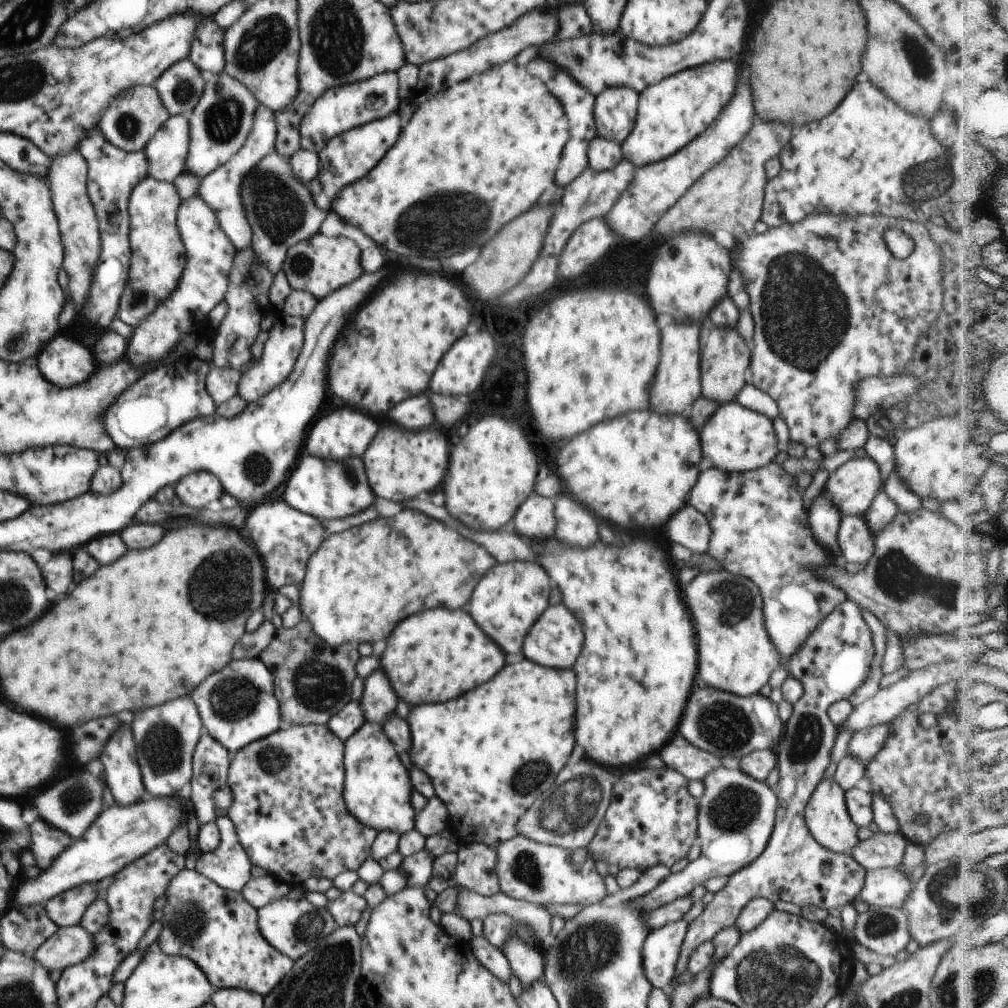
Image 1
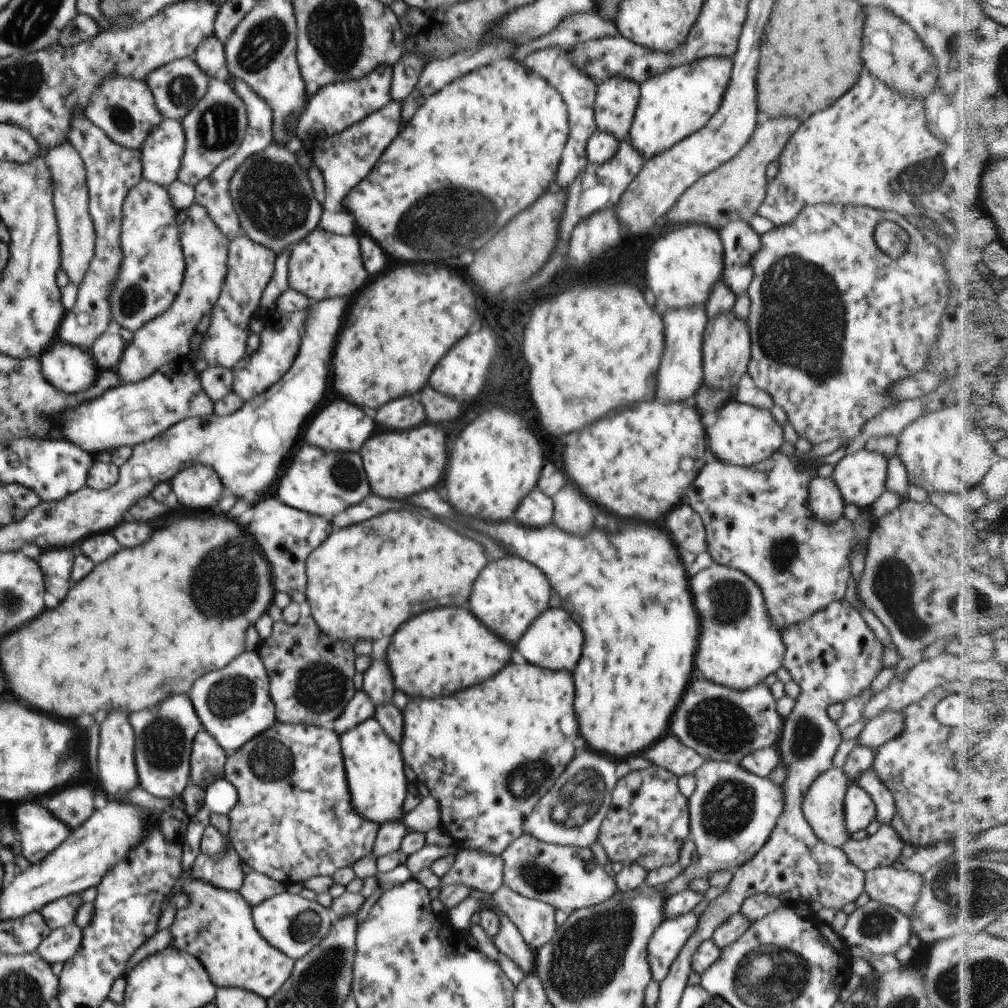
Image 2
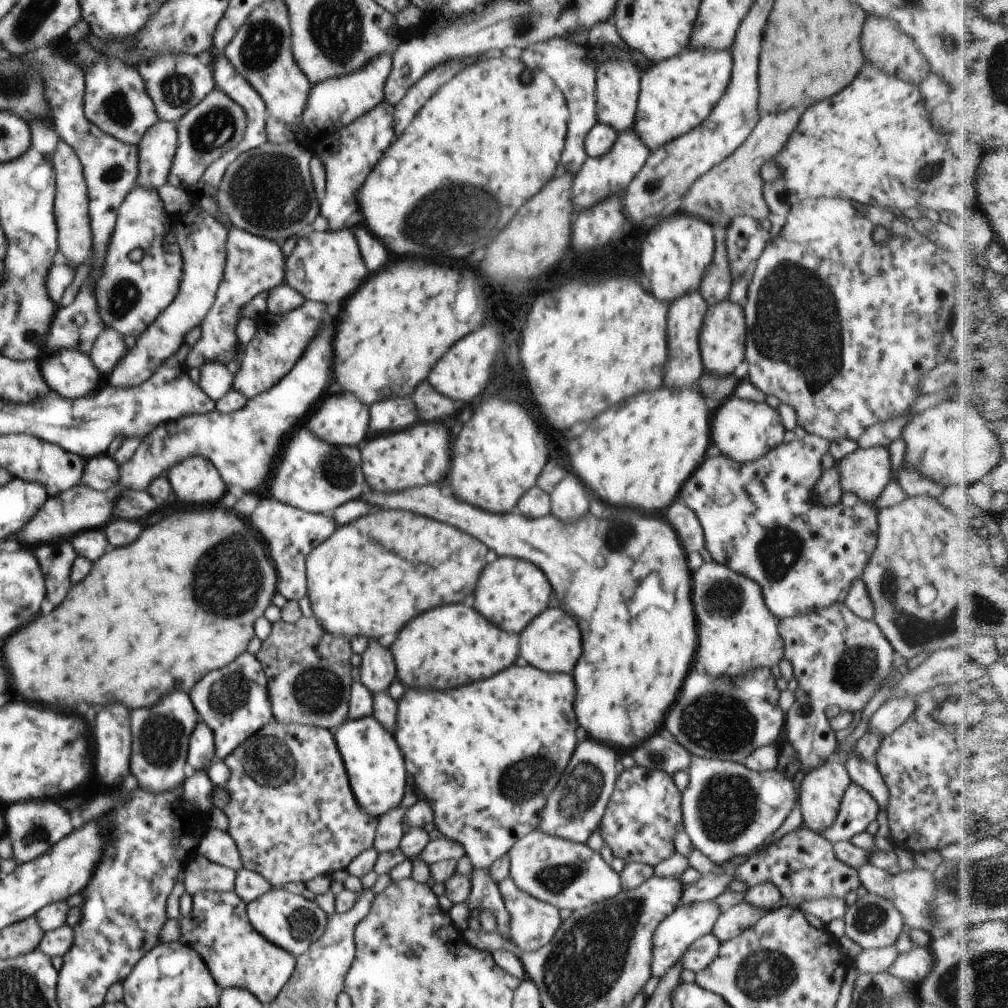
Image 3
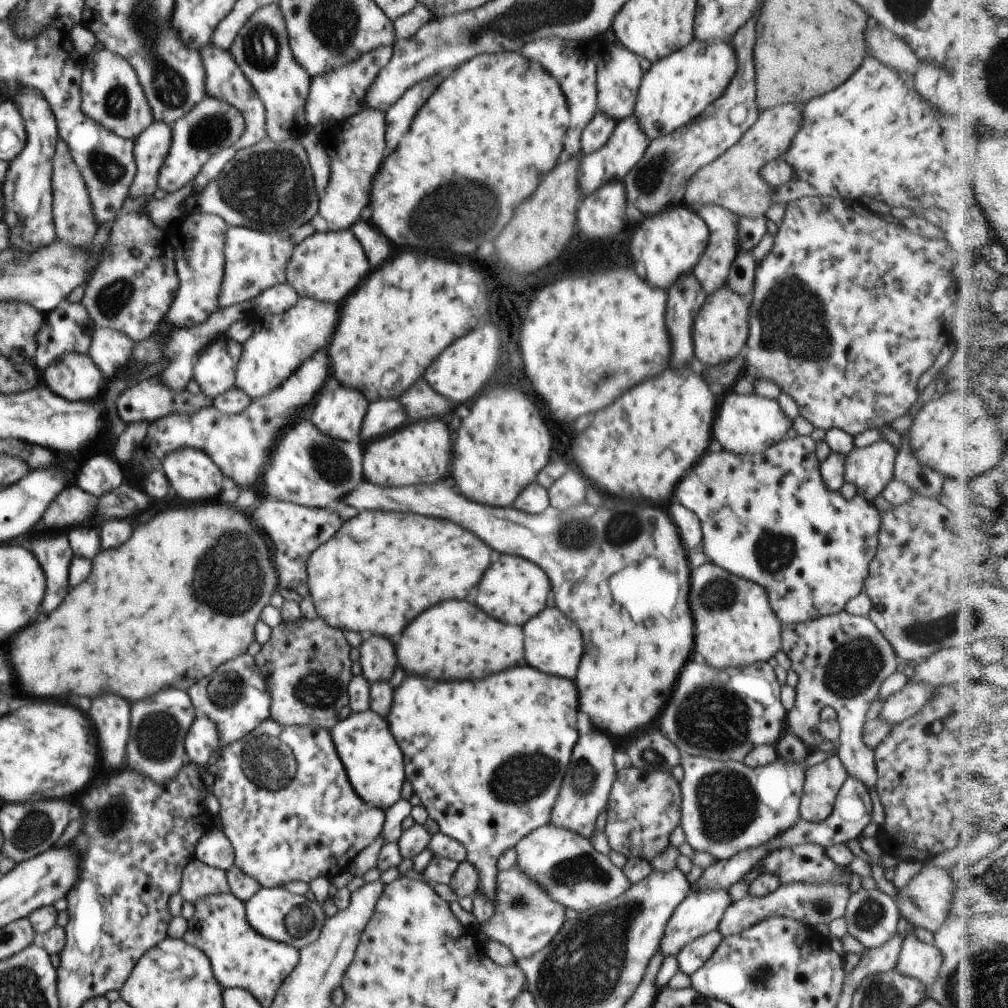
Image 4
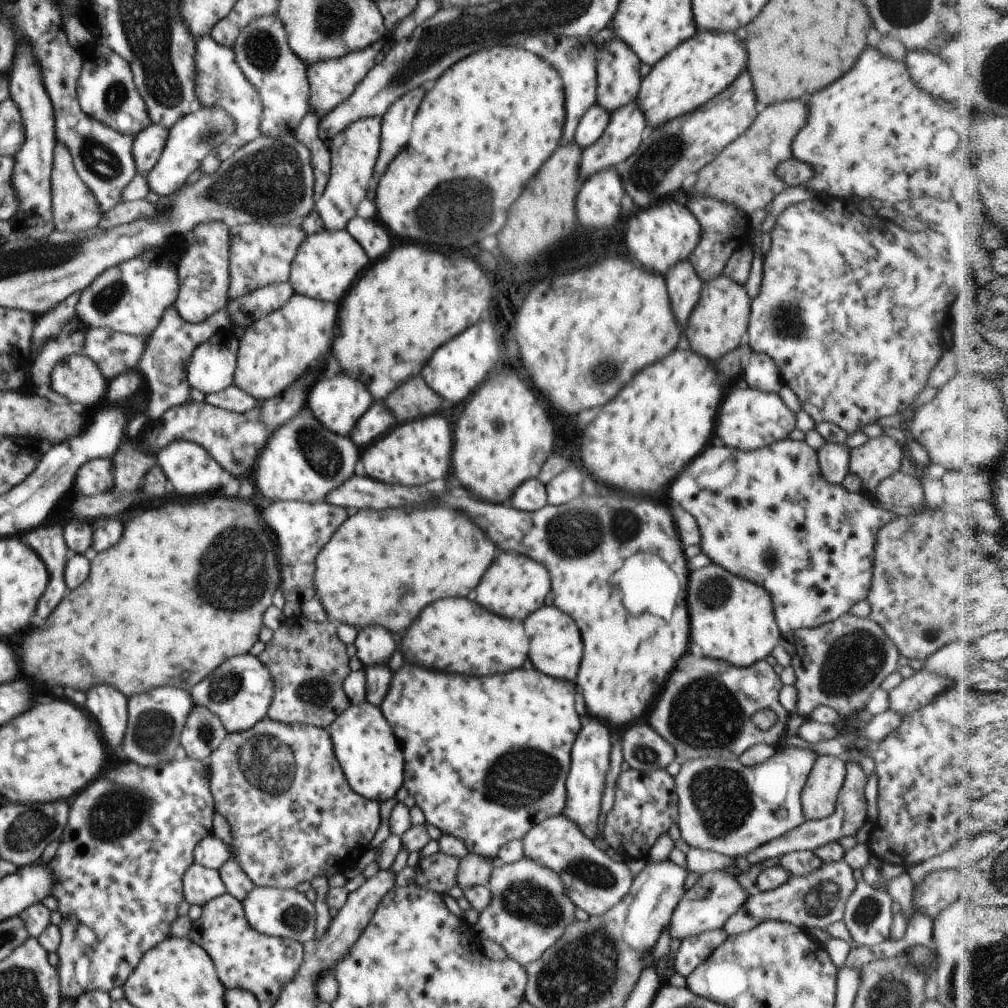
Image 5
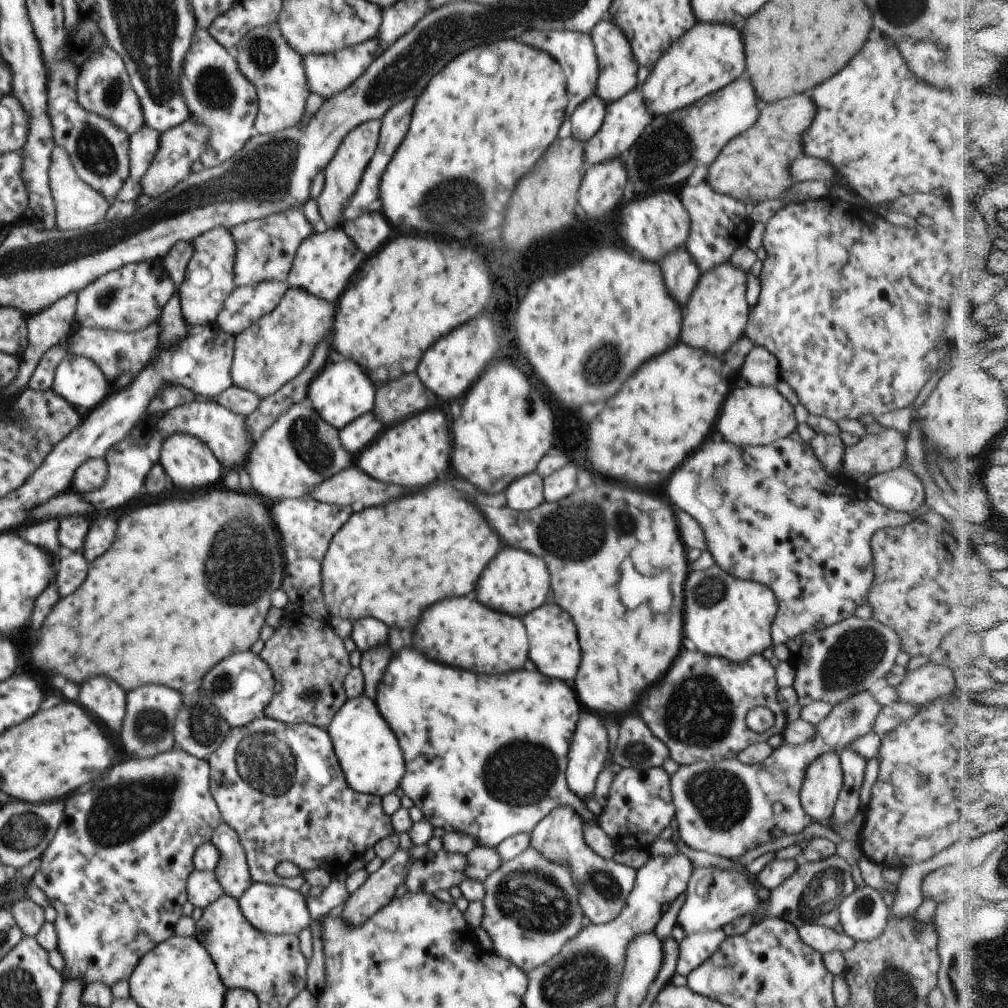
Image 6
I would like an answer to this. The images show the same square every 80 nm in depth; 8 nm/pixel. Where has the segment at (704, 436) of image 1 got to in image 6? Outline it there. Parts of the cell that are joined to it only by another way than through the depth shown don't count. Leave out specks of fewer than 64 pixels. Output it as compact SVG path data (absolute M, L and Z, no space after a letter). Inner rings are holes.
M749 384L745 388L732 390L726 396L716 428L724 436L724 440L732 444L761 446L789 437L797 428L797 421L794 407L778 392L776 387Z

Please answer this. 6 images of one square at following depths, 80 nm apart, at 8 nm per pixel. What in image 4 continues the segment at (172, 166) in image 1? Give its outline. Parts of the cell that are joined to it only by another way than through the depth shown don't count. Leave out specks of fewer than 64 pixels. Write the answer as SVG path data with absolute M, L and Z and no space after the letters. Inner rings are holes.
M155 120L137 136L134 144L137 173L128 197L148 197L158 188L158 173L172 144L172 127Z

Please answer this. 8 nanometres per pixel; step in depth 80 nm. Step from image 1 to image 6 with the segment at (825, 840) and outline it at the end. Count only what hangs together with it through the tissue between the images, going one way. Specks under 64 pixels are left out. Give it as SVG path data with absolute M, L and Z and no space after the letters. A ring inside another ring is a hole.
M839 753L820 754L806 768L799 798L811 821L824 823L824 820L828 821L833 816L842 786Z

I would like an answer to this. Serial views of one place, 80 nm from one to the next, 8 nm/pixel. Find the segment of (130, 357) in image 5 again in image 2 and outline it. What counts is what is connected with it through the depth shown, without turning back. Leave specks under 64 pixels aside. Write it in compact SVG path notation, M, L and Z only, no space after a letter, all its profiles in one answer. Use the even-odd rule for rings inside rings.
M116 328L102 333L92 344L90 353L100 368L116 368L126 347L126 341Z

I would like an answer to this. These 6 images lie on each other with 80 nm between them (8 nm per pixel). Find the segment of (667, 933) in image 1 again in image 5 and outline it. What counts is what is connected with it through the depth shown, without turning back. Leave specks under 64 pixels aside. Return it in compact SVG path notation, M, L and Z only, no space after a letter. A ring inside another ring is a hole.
M708 871L704 873L694 886L684 893L680 902L676 905L672 913L669 926L669 935L676 940L692 938L699 934L722 929L723 924L728 920L728 917L734 912L738 911L746 899L749 898L750 892L746 892L740 888L737 878L727 875L722 871Z

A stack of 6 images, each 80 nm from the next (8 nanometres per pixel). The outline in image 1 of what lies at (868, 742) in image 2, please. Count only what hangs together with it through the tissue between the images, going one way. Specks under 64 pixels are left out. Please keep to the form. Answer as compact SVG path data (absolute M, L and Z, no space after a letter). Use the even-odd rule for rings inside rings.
M890 722L855 732L849 740L846 757L855 758L864 764L870 762L882 748L886 736L893 730L892 726L893 722Z

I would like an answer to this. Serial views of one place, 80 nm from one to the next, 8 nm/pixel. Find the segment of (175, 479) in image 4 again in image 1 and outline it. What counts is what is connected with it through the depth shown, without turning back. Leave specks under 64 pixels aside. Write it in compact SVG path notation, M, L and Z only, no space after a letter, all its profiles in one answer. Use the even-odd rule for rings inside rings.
M196 471L181 478L175 493L186 507L204 509L207 504L220 499L225 492L220 479L208 471Z

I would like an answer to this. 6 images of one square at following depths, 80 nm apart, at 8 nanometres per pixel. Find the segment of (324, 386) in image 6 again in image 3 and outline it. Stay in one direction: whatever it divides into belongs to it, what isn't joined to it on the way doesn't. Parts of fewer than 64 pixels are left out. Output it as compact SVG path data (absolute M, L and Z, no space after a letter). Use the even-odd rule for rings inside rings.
M334 388L332 396L324 396L320 401L320 408L316 414L310 416L308 424L304 428L314 433L320 440L326 441L334 446L360 446L370 434L369 408L362 404L356 396L348 391L342 392L340 388Z

